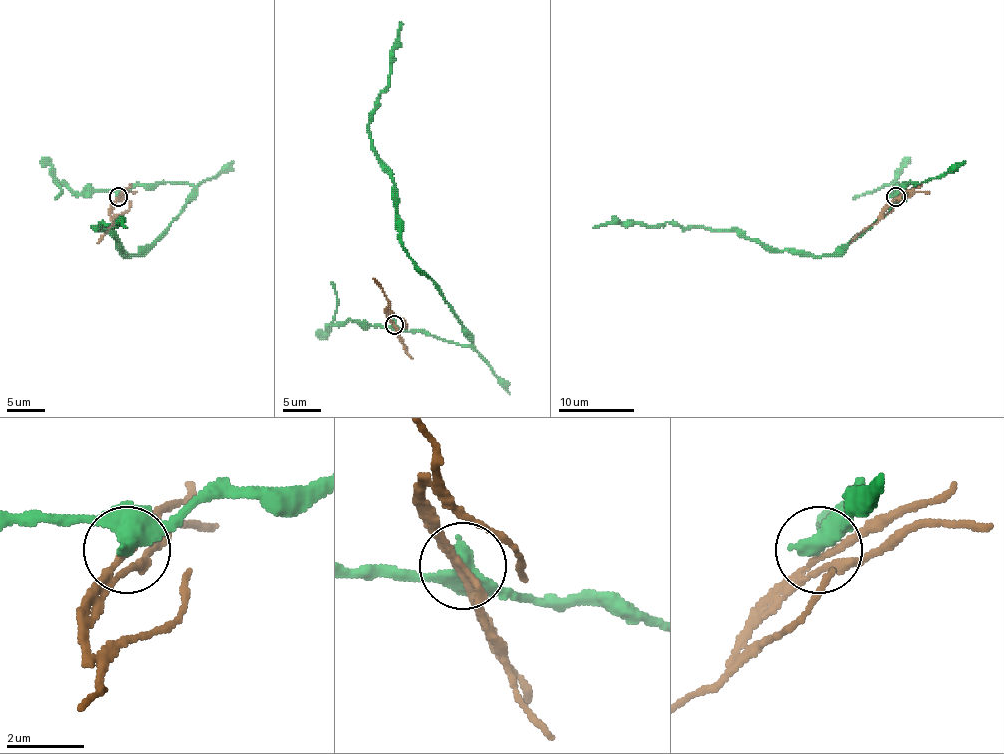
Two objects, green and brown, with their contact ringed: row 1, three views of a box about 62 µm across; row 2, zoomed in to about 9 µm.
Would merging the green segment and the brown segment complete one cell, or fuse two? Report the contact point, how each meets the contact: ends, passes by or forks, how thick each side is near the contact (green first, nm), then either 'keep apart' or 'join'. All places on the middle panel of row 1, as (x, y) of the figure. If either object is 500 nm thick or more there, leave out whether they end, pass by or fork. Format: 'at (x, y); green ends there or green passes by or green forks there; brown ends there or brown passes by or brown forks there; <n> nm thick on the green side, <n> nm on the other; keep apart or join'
at (394, 324); 600 nm thick on the green side, 180 nm on the other; keep apart

